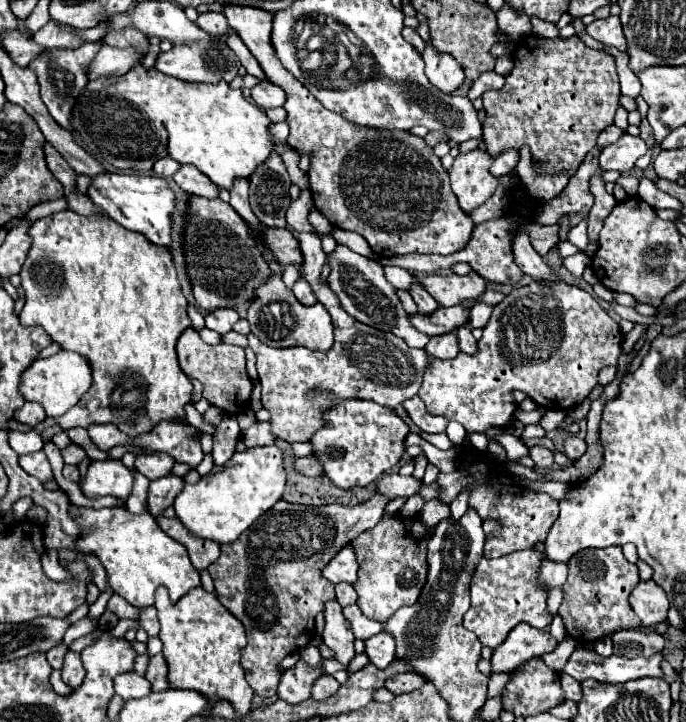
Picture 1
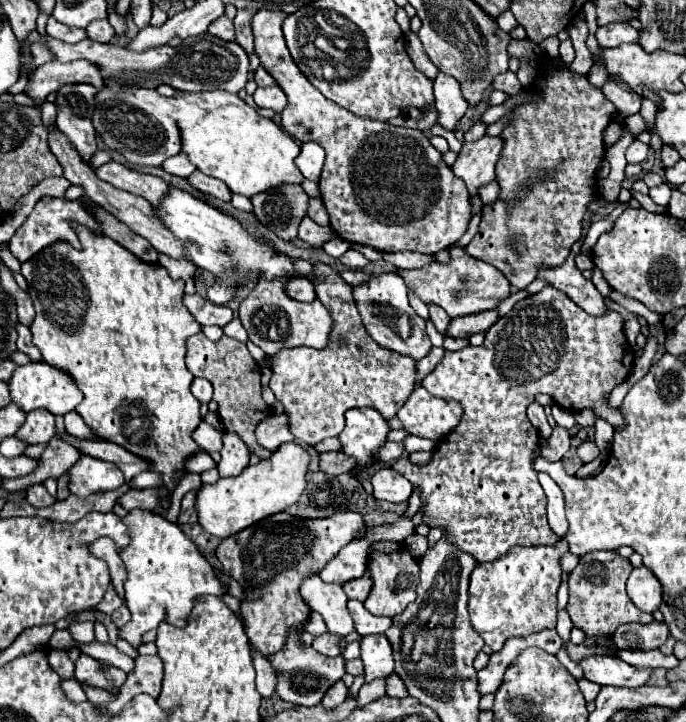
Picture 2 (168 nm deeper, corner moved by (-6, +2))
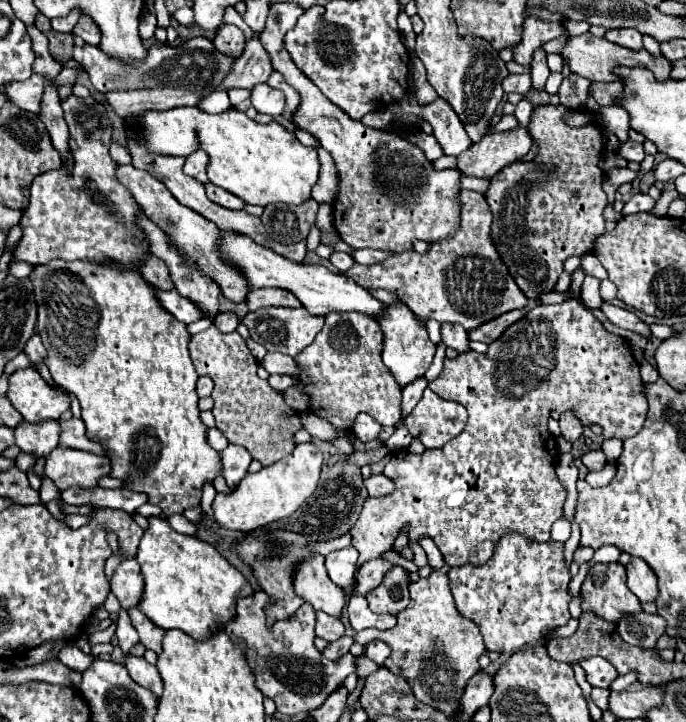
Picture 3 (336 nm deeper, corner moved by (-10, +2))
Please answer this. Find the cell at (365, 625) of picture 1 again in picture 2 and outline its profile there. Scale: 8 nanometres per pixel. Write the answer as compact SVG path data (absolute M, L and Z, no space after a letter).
M349 600L349 602L347 602L347 608L349 608L349 614L351 614L351 618L353 618L355 630L357 630L361 636L379 634L379 632L385 632L385 630L391 626L391 618L371 614L369 610L365 610L365 606L363 606L359 600Z

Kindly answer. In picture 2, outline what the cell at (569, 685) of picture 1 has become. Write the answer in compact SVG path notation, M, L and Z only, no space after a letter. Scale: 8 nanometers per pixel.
M579 680L579 690L583 692L583 696L585 696L585 700L587 702L593 702L595 700L595 696L599 694L599 690L601 690L601 686L599 684L593 684L593 682L589 682L589 680Z

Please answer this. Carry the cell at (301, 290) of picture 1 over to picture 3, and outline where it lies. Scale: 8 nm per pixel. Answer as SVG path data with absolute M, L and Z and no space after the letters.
M261 288L247 294L249 310L257 310L261 306L287 306L287 308L299 308L297 296L291 296L291 292L281 288Z

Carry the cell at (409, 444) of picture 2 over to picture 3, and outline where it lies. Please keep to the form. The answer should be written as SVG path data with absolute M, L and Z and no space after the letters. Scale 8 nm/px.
M399 426L399 428L395 430L395 434L385 442L385 446L387 446L387 450L389 450L391 454L395 454L395 452L407 450L409 444L411 444L411 440L413 440L413 436L407 432L407 428L405 428L405 426Z

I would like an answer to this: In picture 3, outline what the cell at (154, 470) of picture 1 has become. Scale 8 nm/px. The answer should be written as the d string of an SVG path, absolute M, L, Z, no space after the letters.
M71 418L67 422L61 420L59 444L67 446L67 448L75 448L75 450L87 450L87 452L93 452L97 456L107 456L107 450L103 448L103 444L87 438L85 424L81 420L77 420L77 418Z

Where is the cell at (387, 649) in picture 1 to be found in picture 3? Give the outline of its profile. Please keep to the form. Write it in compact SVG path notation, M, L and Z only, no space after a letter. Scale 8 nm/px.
M371 640L371 642L365 646L365 656L367 656L369 660L377 662L379 666L385 664L385 660L389 658L389 652L391 652L391 648L389 648L385 642L381 642L381 640Z

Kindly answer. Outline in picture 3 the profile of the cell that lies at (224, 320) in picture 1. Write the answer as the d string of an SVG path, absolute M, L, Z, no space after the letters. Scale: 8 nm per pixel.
M175 288L173 290L159 290L159 300L163 304L163 308L167 308L167 312L171 312L177 320L185 322L185 324L191 324L191 322L197 322L201 320L203 316L207 316L193 300L181 296Z

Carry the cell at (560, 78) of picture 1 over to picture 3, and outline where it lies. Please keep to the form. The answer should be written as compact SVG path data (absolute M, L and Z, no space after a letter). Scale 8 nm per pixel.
M563 104L535 108L527 130L533 142L539 146L537 156L531 162L515 160L499 170L491 178L491 186L485 194L493 212L491 240L503 264L509 268L509 274L515 278L517 286L527 298L537 298L539 292L551 292L559 274L563 272L563 262L569 256L581 256L593 250L595 238L601 236L605 230L603 210L607 206L607 194L601 186L603 170L599 166L599 160L605 154L605 138L603 130L593 120L581 128L571 128L569 124L565 124L565 118L577 112L579 110L567 108Z

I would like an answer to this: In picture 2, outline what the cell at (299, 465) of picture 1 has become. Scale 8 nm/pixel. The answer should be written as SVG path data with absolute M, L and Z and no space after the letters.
M325 452L321 454L319 468L329 476L339 476L343 472L351 472L355 468L355 460L345 452Z

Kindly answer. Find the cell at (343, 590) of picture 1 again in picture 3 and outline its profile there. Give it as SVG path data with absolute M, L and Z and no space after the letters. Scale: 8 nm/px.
M369 560L365 562L359 572L357 572L357 578L355 578L355 586L353 586L353 592L351 594L357 594L357 596L367 596L373 588L377 588L385 576L385 572L393 568L391 562L385 562L385 560Z

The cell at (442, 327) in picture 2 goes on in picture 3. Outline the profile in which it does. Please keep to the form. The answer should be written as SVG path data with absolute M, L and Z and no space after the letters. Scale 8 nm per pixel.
M443 322L441 324L441 340L445 342L445 346L455 348L457 352L467 352L469 350L467 330L463 326L459 326L459 324Z

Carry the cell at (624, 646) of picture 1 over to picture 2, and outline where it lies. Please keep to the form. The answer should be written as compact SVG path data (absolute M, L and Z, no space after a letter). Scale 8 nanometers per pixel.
M649 622L649 624L623 624L615 630L613 642L617 648L625 650L653 650L659 648L669 636L669 628L665 622Z

